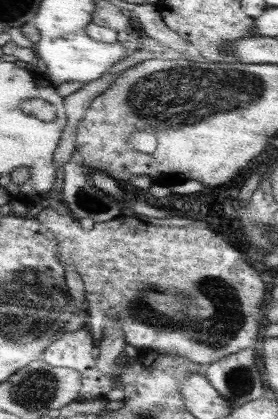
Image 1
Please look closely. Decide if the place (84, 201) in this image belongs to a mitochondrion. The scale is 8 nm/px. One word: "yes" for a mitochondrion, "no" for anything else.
yes

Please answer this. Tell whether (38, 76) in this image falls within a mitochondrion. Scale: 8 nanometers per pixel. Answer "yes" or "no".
no

